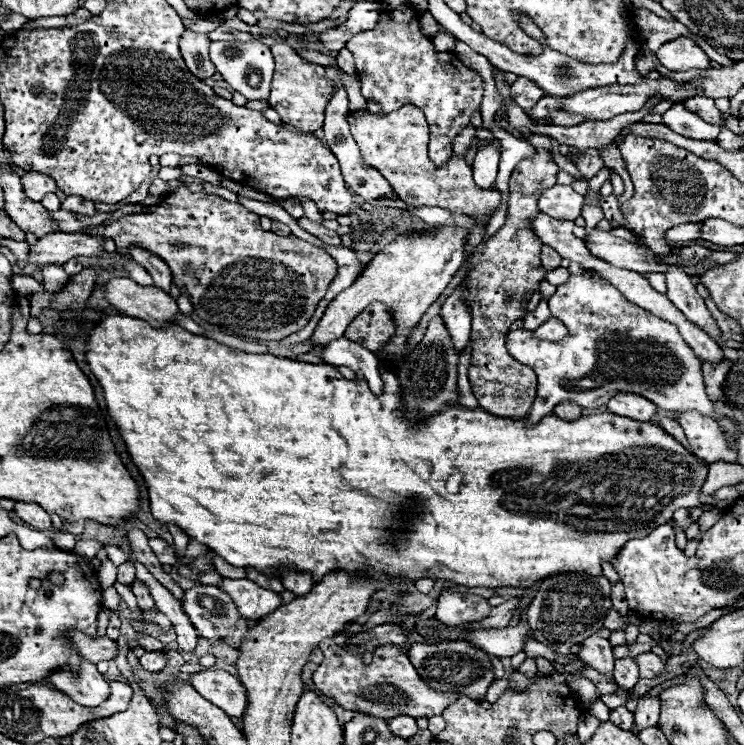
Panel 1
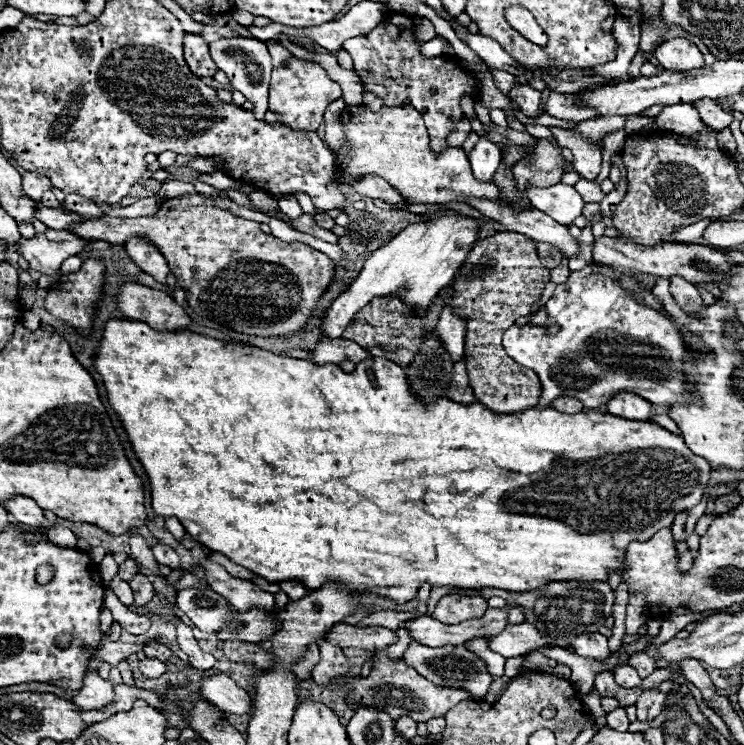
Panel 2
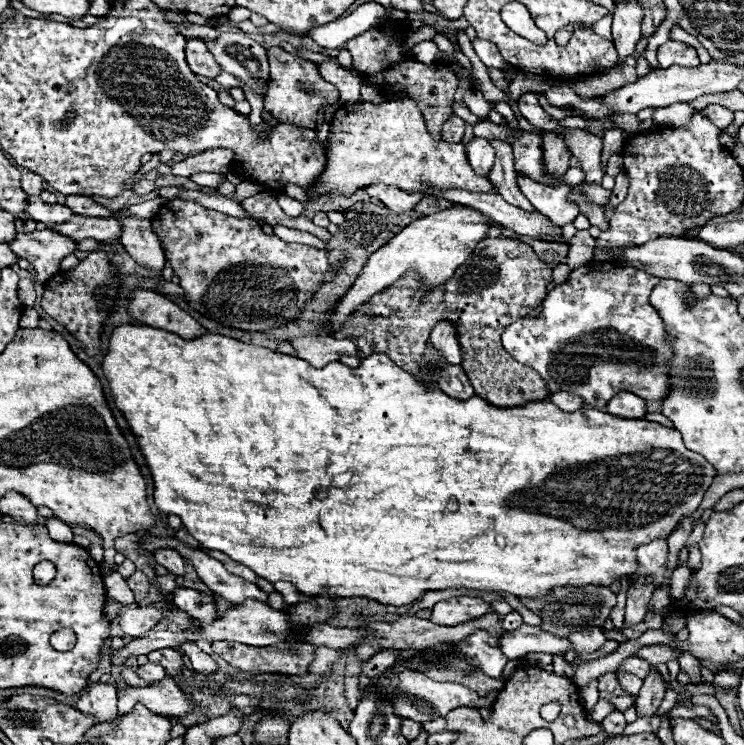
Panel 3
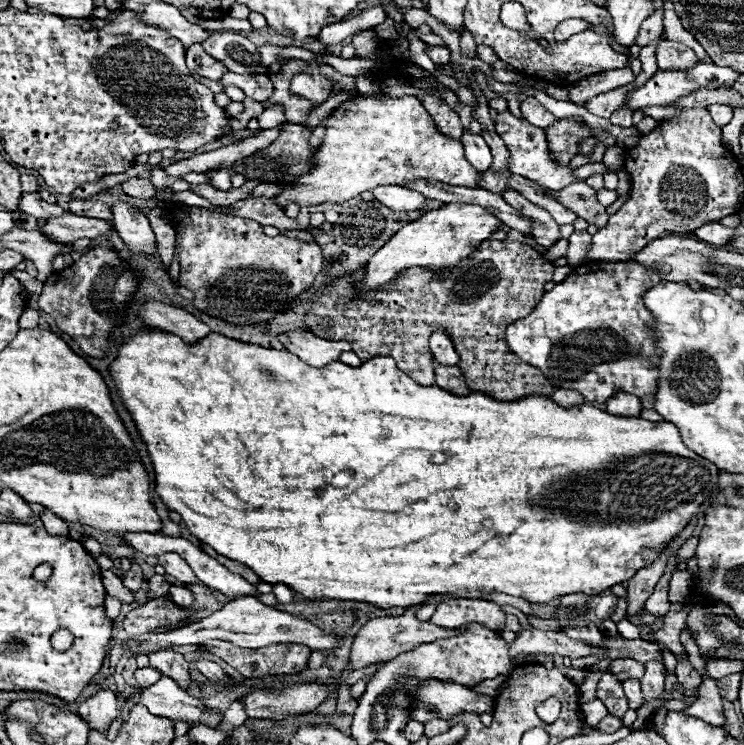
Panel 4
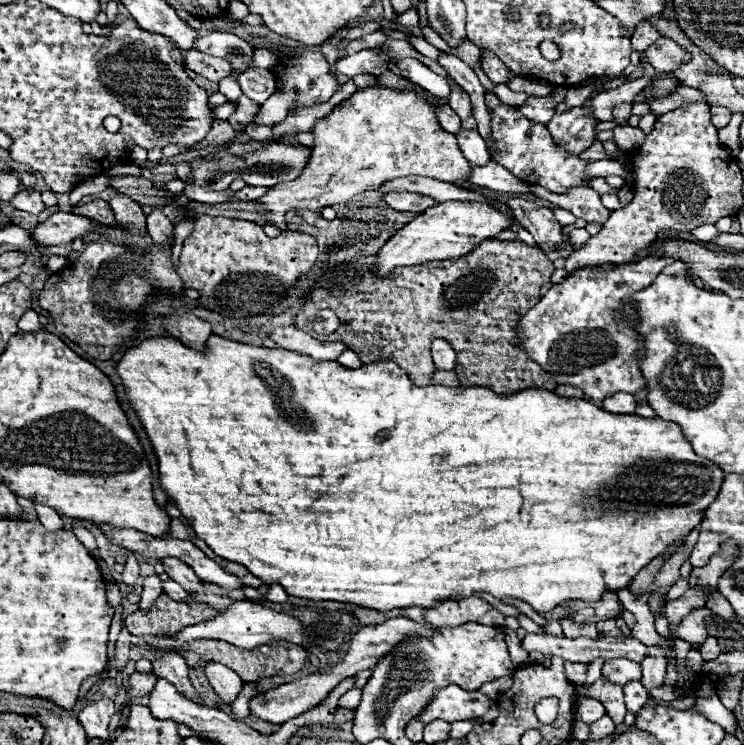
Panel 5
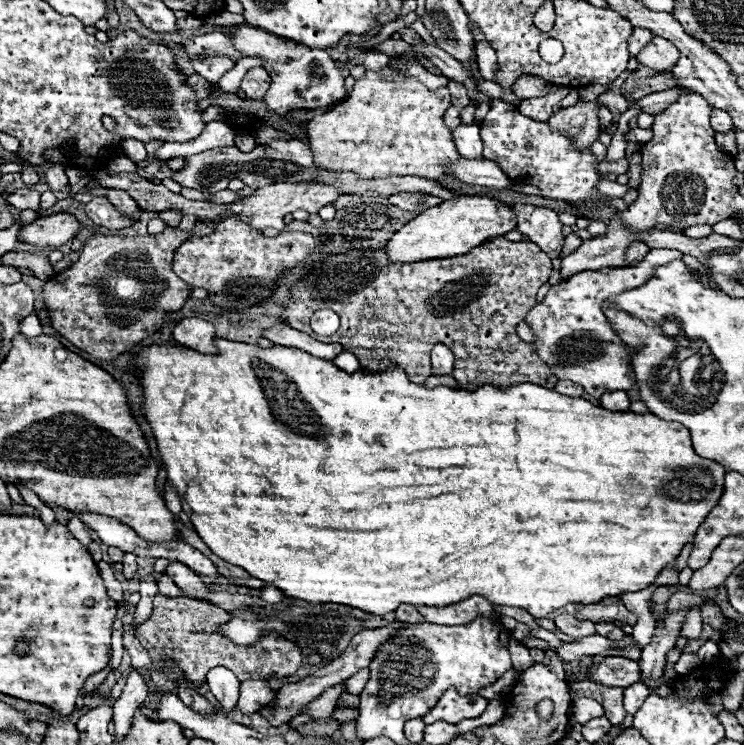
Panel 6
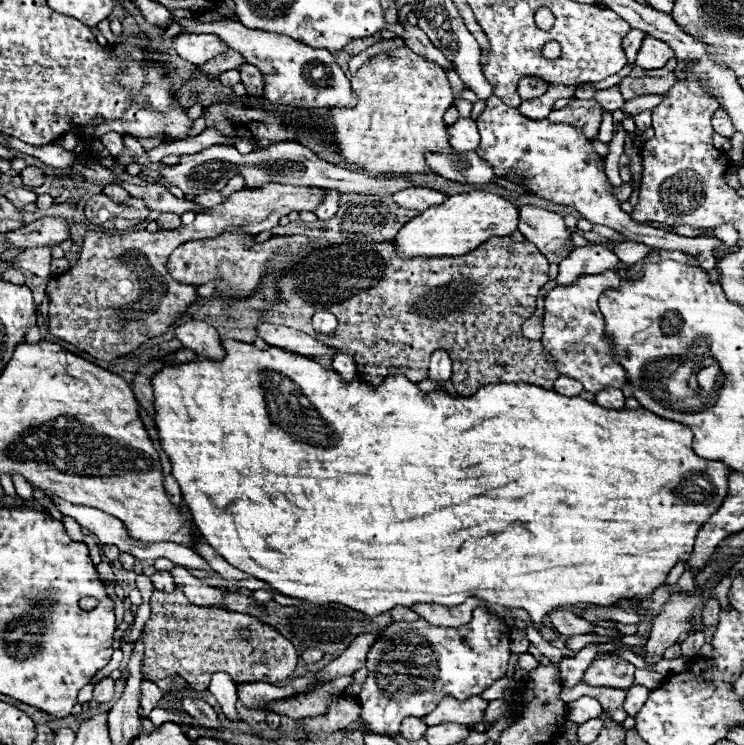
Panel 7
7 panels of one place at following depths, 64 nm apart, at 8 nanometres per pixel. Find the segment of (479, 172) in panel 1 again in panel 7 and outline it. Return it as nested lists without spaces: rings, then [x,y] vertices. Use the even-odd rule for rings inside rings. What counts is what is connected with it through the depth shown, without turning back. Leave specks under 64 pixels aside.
[[[458,118],[454,124],[446,126],[446,132],[450,146],[458,148],[458,152],[474,152],[478,148],[480,136],[472,118]]]

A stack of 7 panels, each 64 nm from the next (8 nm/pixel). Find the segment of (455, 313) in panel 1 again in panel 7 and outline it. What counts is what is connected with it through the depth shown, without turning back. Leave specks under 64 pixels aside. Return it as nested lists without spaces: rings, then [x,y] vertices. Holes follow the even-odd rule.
[[[436,350],[430,358],[430,368],[428,368],[428,378],[432,382],[448,382],[452,376],[452,362],[444,350]]]

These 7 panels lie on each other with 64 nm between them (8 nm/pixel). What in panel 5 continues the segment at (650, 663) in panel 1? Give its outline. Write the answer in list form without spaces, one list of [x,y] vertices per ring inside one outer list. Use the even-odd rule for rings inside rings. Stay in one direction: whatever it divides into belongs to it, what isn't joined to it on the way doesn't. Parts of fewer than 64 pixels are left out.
[[[606,660],[602,666],[602,678],[606,678],[612,684],[628,684],[632,680],[640,680],[642,678],[642,668],[638,662],[632,660]]]

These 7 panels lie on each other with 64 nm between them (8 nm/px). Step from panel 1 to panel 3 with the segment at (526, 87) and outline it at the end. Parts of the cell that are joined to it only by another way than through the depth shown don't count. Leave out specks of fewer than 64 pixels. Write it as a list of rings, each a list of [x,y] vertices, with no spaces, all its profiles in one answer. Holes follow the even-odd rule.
[[[528,92],[524,94],[520,100],[518,100],[518,108],[522,112],[522,116],[536,128],[542,128],[542,130],[558,130],[558,120],[554,120],[550,114],[546,114],[542,110],[542,106],[538,104],[538,98],[536,94]],[[574,130],[564,136],[564,142],[570,146],[570,152],[580,160],[580,168],[586,172],[588,184],[602,184],[602,168],[600,168],[600,152],[602,138],[584,130]]]

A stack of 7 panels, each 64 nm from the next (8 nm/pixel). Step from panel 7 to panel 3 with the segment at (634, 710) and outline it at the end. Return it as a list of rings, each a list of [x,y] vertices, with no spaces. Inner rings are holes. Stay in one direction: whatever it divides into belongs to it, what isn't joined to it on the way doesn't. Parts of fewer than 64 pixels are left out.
[[[624,674],[624,676],[618,676],[618,680],[620,680],[620,684],[622,684],[622,688],[630,694],[630,696],[638,696],[638,692],[640,692],[640,686],[642,686],[642,680],[640,678],[636,678],[634,674]]]

